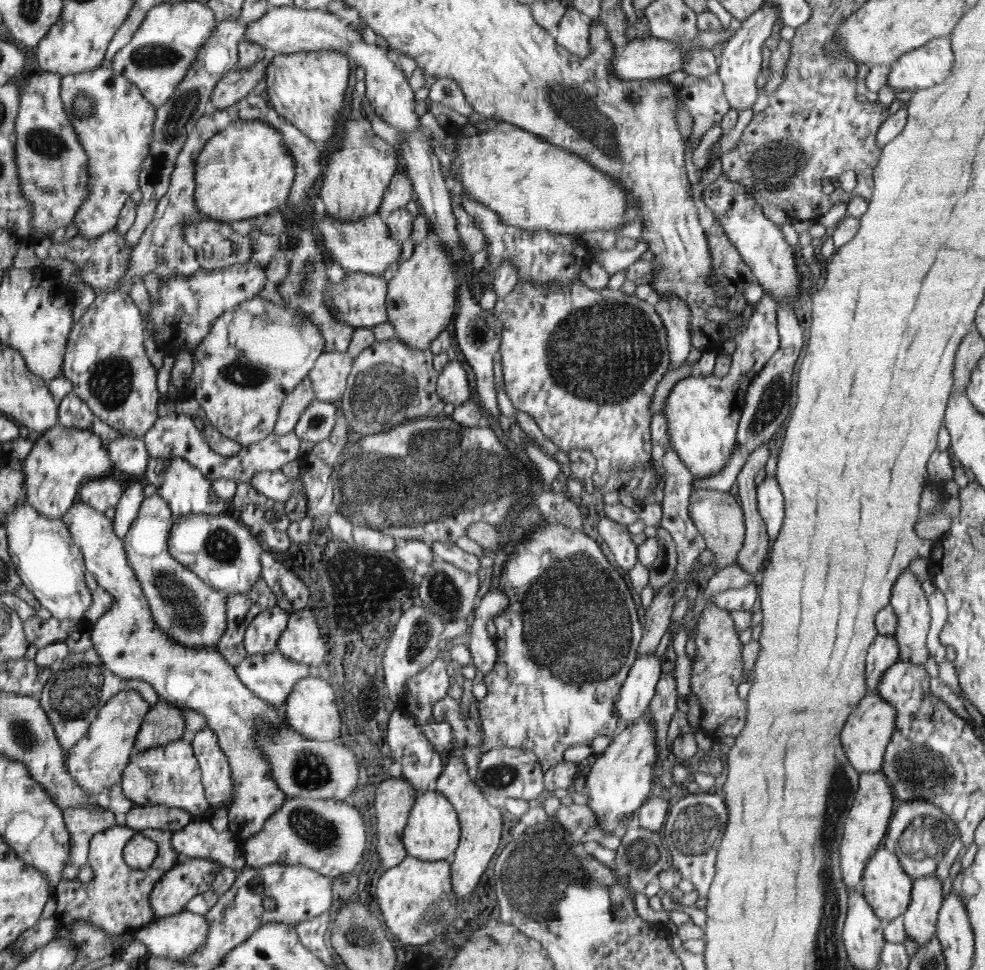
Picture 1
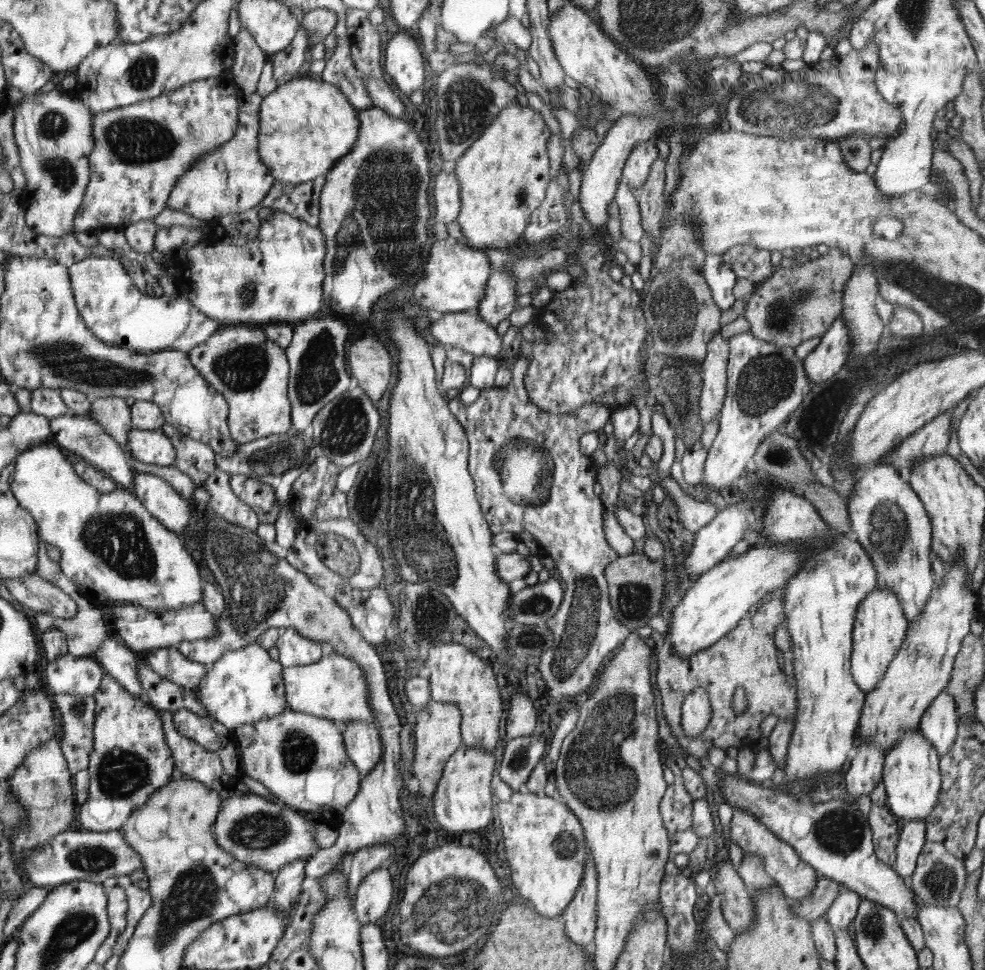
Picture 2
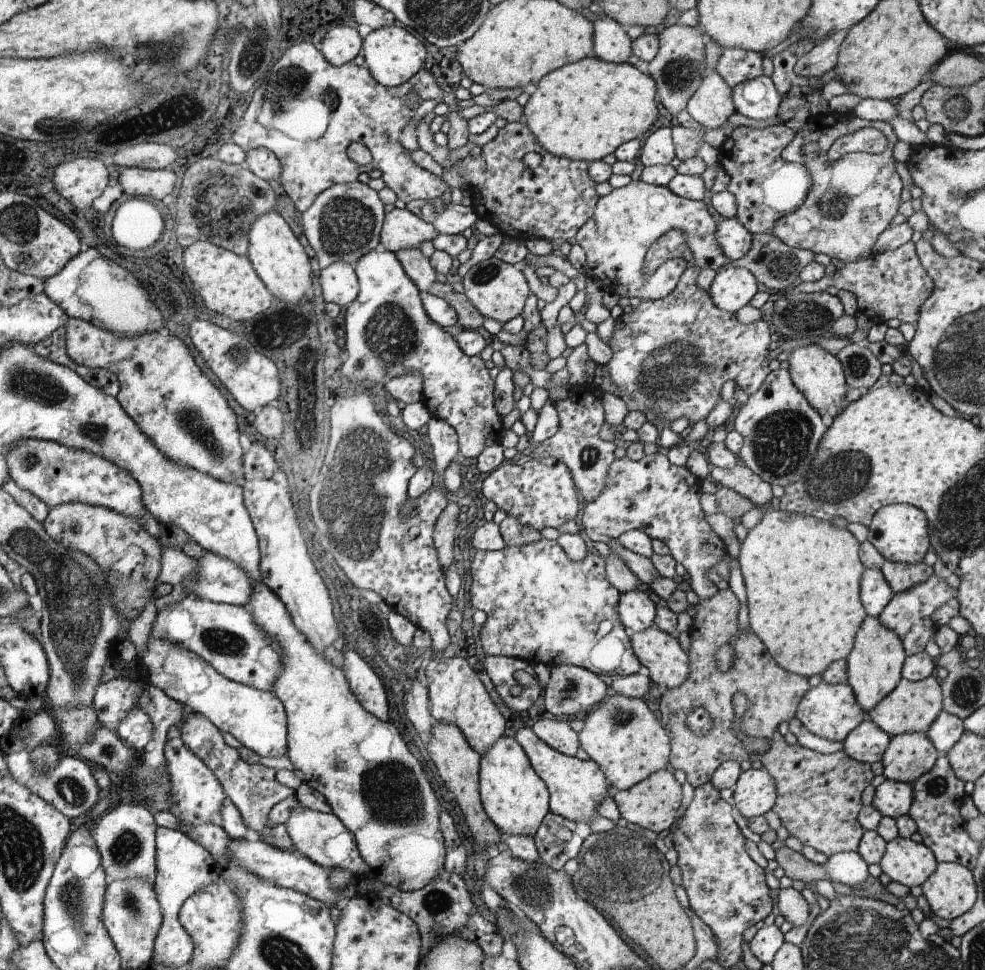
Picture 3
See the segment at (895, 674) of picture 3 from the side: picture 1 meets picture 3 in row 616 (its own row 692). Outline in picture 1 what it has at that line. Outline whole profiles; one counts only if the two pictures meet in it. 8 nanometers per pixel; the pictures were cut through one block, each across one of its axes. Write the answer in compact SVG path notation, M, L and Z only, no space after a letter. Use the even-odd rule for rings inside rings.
M868 691L864 698L850 713L848 722L842 730L842 746L844 747L849 763L859 774L875 773L883 768L885 750L890 744L897 723L896 709L879 693Z

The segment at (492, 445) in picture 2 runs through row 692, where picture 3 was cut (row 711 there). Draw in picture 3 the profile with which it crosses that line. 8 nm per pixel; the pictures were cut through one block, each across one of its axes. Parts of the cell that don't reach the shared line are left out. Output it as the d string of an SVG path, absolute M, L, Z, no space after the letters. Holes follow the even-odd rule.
M556 665L551 667L550 682L545 686L541 704L554 716L570 717L593 710L594 706L598 706L606 698L606 694L606 684L600 680L600 675L596 676L590 669L576 665Z

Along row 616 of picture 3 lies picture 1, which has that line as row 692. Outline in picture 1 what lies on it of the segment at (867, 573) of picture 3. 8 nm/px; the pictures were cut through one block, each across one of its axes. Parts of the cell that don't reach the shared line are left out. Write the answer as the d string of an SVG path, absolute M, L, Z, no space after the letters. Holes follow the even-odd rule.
M878 632L865 658L865 679L868 691L878 693L883 672L898 659L899 650L895 636L882 636L882 633Z

